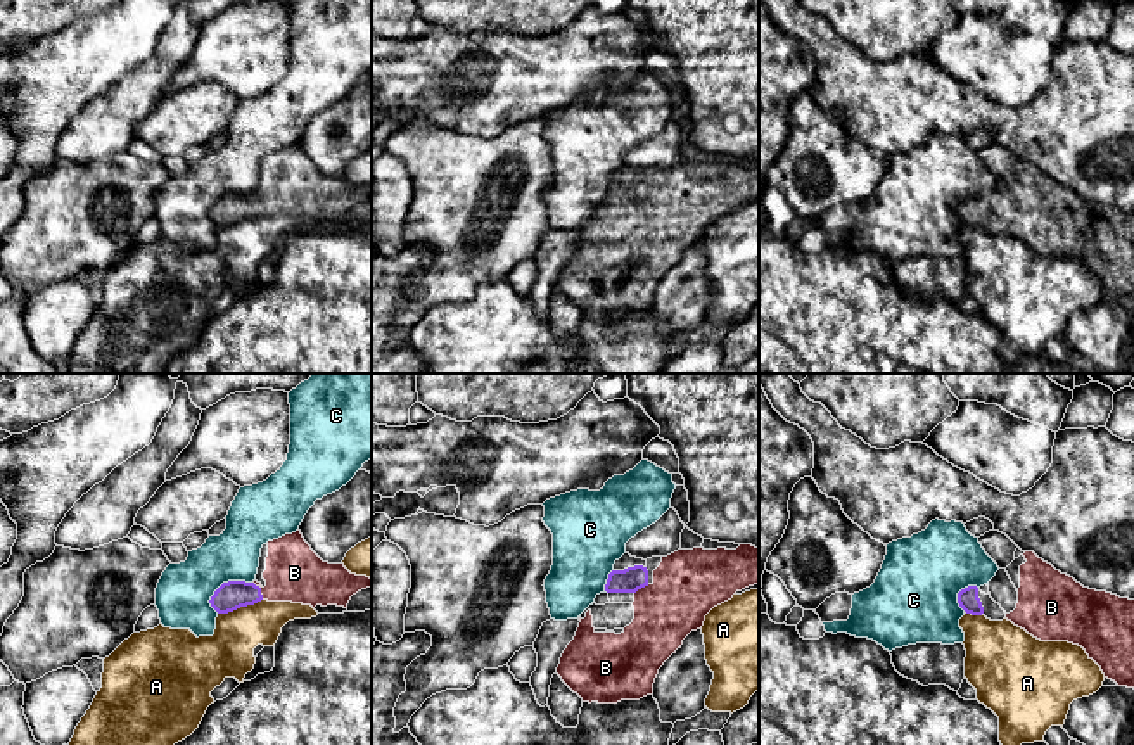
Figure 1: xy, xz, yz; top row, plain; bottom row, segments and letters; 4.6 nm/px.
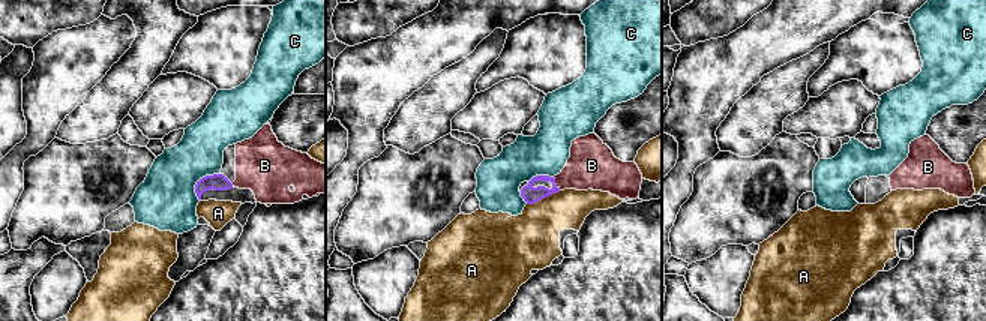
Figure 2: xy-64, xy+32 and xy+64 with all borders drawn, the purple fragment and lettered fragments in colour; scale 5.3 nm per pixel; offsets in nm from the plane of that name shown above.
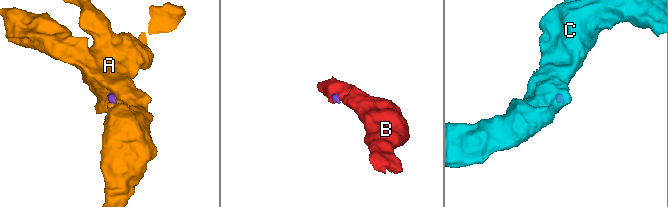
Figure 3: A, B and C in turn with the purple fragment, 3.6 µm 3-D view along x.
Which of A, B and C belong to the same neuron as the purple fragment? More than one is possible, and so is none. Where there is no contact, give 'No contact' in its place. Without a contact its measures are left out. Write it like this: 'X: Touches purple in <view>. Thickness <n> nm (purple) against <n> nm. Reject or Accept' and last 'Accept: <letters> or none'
A: Touches purple in xy. Thickness 140 nm (purple) against 220 nm. Reject
B: Touches purple in xy. Thickness 140 nm (purple) against 280 nm. Accept
C: Touches purple in xy. Thickness 140 nm (purple) against 260 nm. Reject
Accept: B

